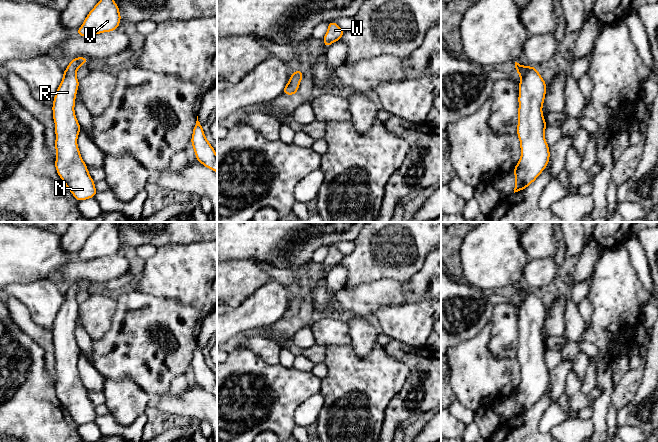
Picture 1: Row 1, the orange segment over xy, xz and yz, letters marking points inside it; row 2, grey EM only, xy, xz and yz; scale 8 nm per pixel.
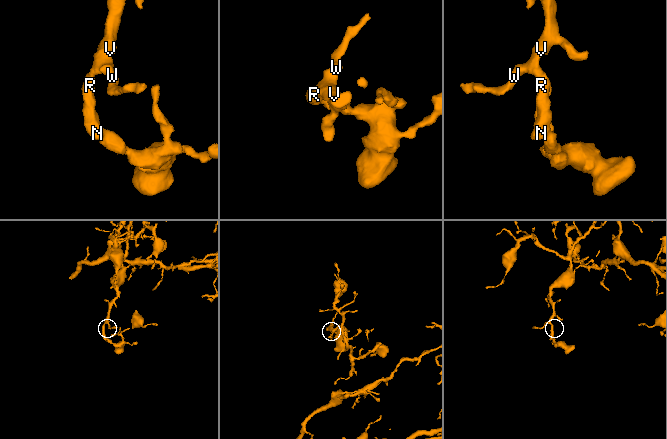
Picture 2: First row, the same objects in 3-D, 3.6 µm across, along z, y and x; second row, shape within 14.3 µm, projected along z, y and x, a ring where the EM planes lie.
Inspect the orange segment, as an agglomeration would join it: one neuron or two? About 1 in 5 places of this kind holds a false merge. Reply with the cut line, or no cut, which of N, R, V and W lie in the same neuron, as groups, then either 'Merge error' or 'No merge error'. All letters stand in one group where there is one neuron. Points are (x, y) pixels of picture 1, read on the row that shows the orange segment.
No split. Groups: N R V W. No merge error

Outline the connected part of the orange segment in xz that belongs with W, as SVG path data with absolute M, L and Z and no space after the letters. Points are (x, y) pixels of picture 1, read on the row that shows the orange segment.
M335 21L328 23L328 30L322 39L324 42L324 46L328 47L332 43L340 40L344 33L345 31L340 28Z

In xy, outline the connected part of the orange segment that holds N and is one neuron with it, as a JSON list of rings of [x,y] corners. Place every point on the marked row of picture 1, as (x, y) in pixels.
[[[77,57],[70,60],[63,72],[63,79],[55,93],[52,111],[55,122],[55,168],[64,185],[77,201],[93,198],[96,194],[95,182],[83,161],[77,138],[81,126],[77,121],[74,106],[79,80],[76,71],[89,60]]]

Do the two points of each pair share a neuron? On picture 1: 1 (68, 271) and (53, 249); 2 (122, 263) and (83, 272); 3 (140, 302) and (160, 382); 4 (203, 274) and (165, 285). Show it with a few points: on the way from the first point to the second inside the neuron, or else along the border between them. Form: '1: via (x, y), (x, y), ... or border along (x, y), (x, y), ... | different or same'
1: border along (72, 256), (50, 278) | different
2: via (112, 266), (93, 271) | same
3: via (141, 322), (151, 339), (152, 362) | same
4: via (194, 274), (176, 274), (174, 276) | same

